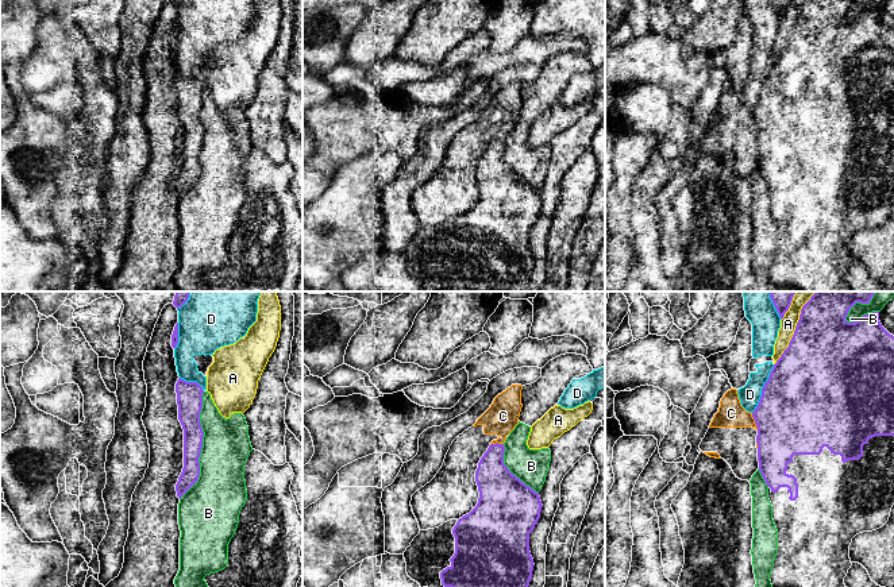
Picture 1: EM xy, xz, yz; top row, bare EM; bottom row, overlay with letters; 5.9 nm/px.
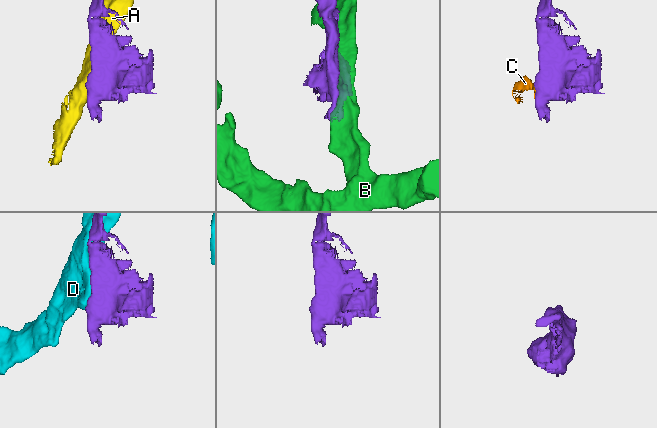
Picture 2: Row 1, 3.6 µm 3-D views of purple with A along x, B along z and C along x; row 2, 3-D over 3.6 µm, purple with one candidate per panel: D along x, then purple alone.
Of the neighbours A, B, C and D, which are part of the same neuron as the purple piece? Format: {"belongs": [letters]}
{"belongs": []}

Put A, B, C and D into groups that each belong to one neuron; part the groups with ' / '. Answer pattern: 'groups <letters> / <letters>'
groups A / B / C / D

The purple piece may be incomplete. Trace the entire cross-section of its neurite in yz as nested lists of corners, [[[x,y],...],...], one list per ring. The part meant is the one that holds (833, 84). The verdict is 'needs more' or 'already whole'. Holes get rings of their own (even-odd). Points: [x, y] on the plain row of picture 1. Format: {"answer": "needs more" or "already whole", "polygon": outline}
{"answer": "needs more", "polygon": [[[806,0],[802,4],[799,18],[797,20],[789,45],[783,49],[781,55],[774,62],[770,74],[762,86],[762,94],[759,97],[759,101],[756,107],[752,109],[752,115],[758,125],[756,140],[758,140],[759,169],[766,182],[768,184],[768,197],[772,204],[772,217],[778,228],[778,251],[775,254],[774,264],[770,273],[772,286],[793,286],[798,291],[849,291],[848,286],[844,282],[844,275],[847,274],[848,267],[852,263],[849,256],[849,243],[852,240],[852,236],[859,231],[872,229],[882,225],[889,219],[890,209],[894,202],[894,34],[890,32],[882,24],[879,19],[879,9],[867,11],[862,13],[858,19],[848,20],[845,15],[848,13],[849,7],[855,1],[856,0]]]}

